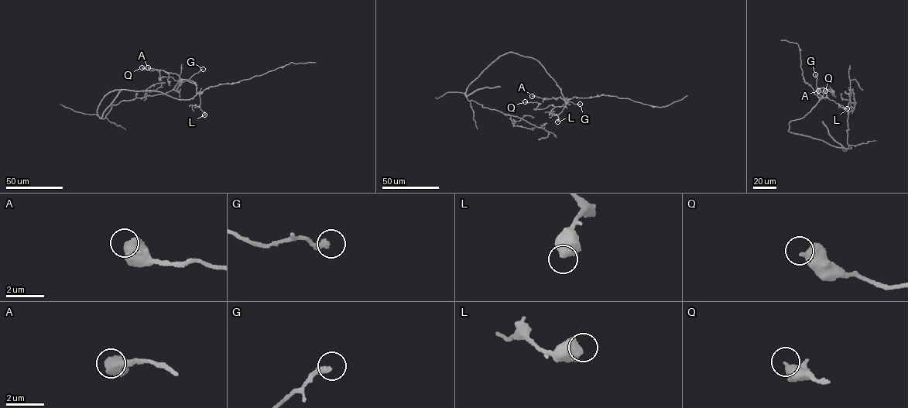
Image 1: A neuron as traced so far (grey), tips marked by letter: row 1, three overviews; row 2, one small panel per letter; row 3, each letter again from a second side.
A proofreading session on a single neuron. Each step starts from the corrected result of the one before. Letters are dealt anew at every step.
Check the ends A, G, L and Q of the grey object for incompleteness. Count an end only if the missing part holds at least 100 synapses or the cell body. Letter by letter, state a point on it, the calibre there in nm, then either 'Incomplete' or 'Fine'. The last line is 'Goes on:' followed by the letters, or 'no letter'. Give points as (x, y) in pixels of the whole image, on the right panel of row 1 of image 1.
A: Place: (818, 90). Thickness 750 nm. Fine
G: Place: (815, 74). Thickness 280 nm. Fine
L: Place: (847, 108). Thickness 650 nm. Fine
Q: Place: (825, 90). Thickness 460 nm. Fine
Goes on: no letter

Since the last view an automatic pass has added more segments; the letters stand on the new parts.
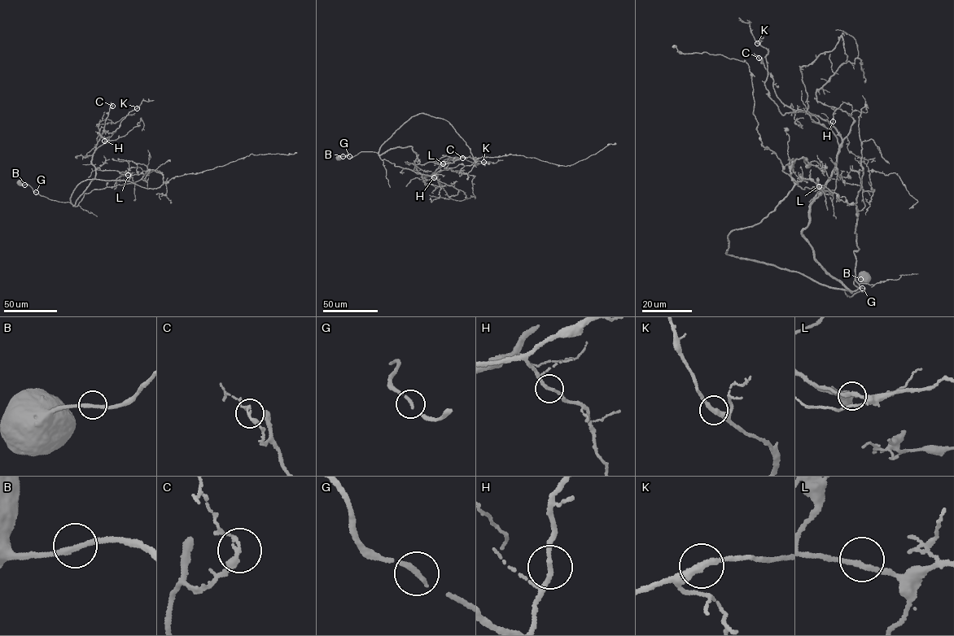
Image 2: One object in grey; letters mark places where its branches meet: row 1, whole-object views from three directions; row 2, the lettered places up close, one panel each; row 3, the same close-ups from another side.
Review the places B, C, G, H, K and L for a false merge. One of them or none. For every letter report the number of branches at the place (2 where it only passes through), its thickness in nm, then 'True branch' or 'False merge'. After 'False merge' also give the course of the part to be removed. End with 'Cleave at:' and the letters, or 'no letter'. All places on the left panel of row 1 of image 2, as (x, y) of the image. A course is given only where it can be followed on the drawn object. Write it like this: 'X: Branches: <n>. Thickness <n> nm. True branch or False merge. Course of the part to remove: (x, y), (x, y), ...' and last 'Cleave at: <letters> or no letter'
B: Branches: 2. Thickness 240 nm. True branch
C: Branches: 2. Thickness 220 nm. True branch
G: Branches: 1. Thickness 280 nm. True branch
H: Branches: 2. Thickness 200 nm. True branch
K: Branches: 2. Thickness 320 nm. True branch
L: Branches: 2. Thickness 240 nm. True branch
Cleave at: no letter

